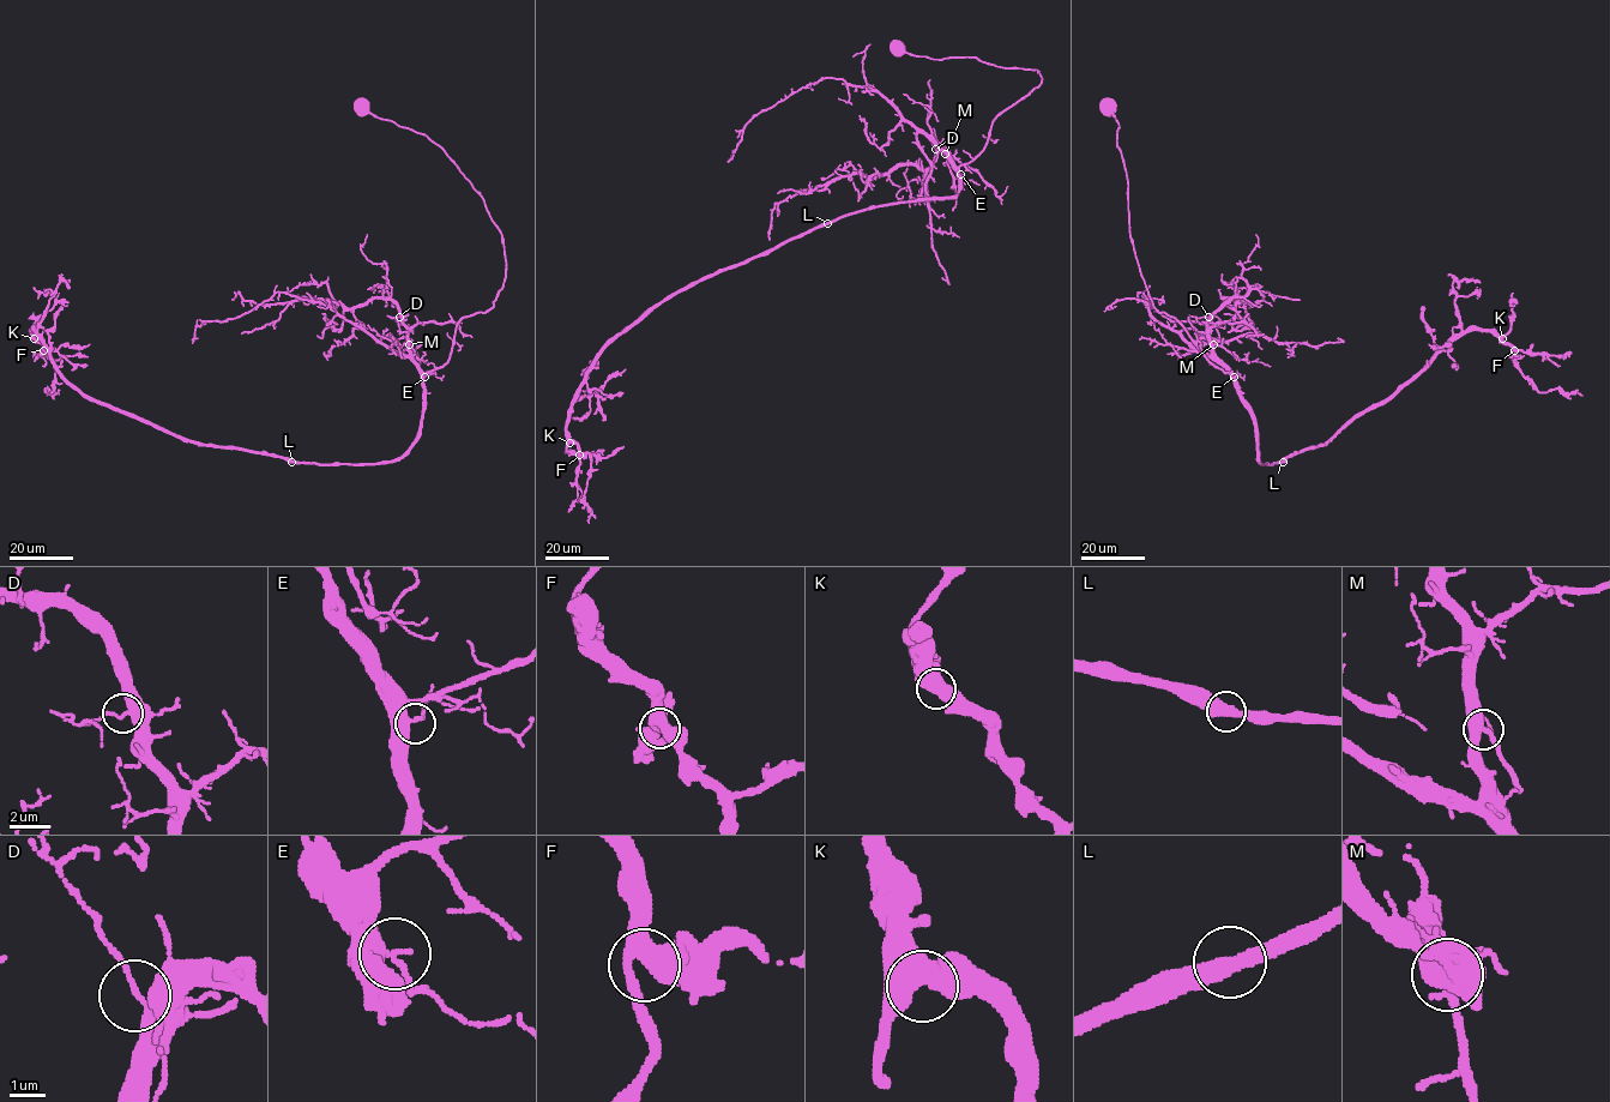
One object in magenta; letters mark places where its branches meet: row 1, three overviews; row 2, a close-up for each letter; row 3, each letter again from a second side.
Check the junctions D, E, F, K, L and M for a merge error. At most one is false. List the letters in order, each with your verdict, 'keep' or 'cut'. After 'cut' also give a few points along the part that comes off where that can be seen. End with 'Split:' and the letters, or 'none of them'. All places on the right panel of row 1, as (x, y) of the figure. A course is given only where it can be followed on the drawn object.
D: keep
E: keep
F: keep
K: keep
L: keep
M: keep
Split: none of them

